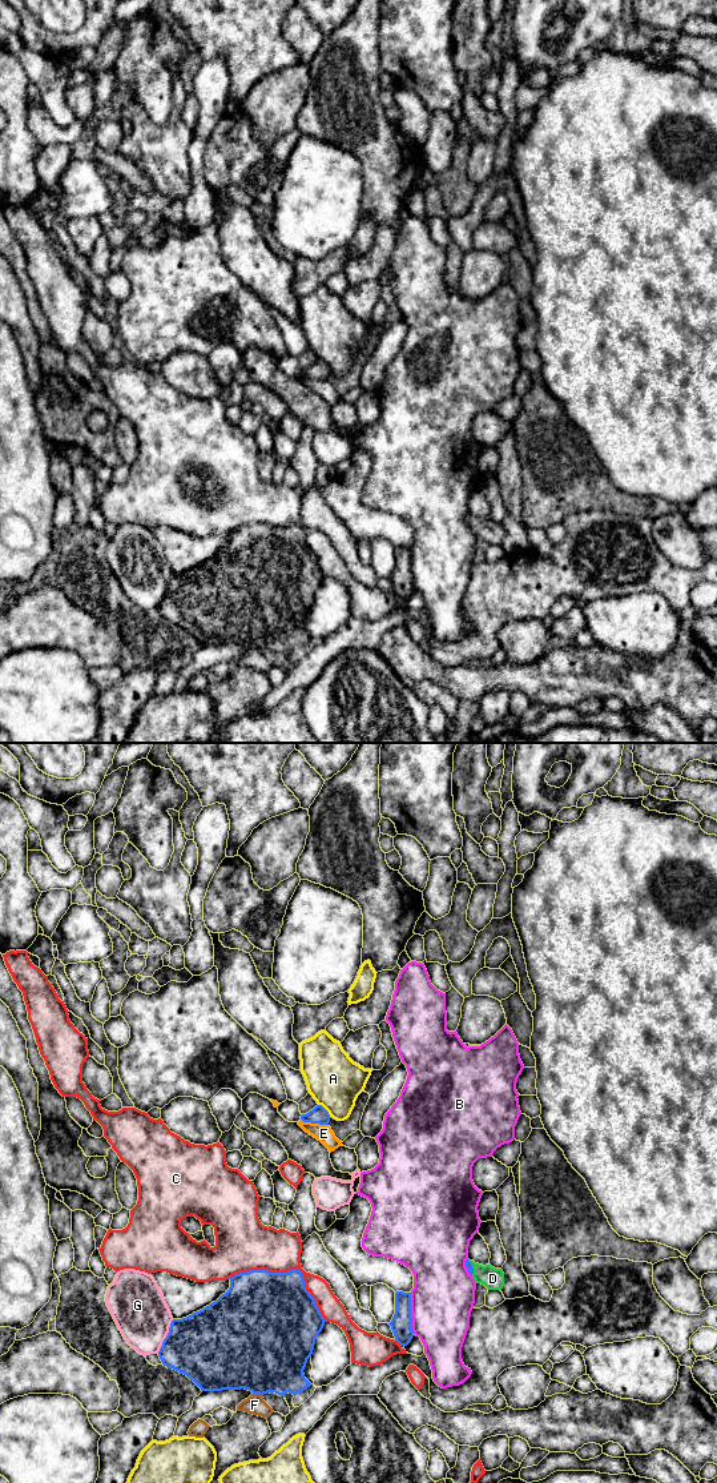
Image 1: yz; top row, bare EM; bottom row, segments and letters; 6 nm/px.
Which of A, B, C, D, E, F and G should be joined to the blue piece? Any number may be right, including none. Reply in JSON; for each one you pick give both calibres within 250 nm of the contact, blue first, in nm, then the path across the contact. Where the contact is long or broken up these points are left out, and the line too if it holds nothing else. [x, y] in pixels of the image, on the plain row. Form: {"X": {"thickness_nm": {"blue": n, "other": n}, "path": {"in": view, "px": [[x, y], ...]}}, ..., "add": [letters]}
{"D": {"thickness_nm": {"blue": 50, "other": 130}, "path": {"in": "yz", "px": [[468, 519], [472, 522], [492, 533]]}}, "add": ["D"]}

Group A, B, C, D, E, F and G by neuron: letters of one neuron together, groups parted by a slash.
A / B / C / D / E / F / G

